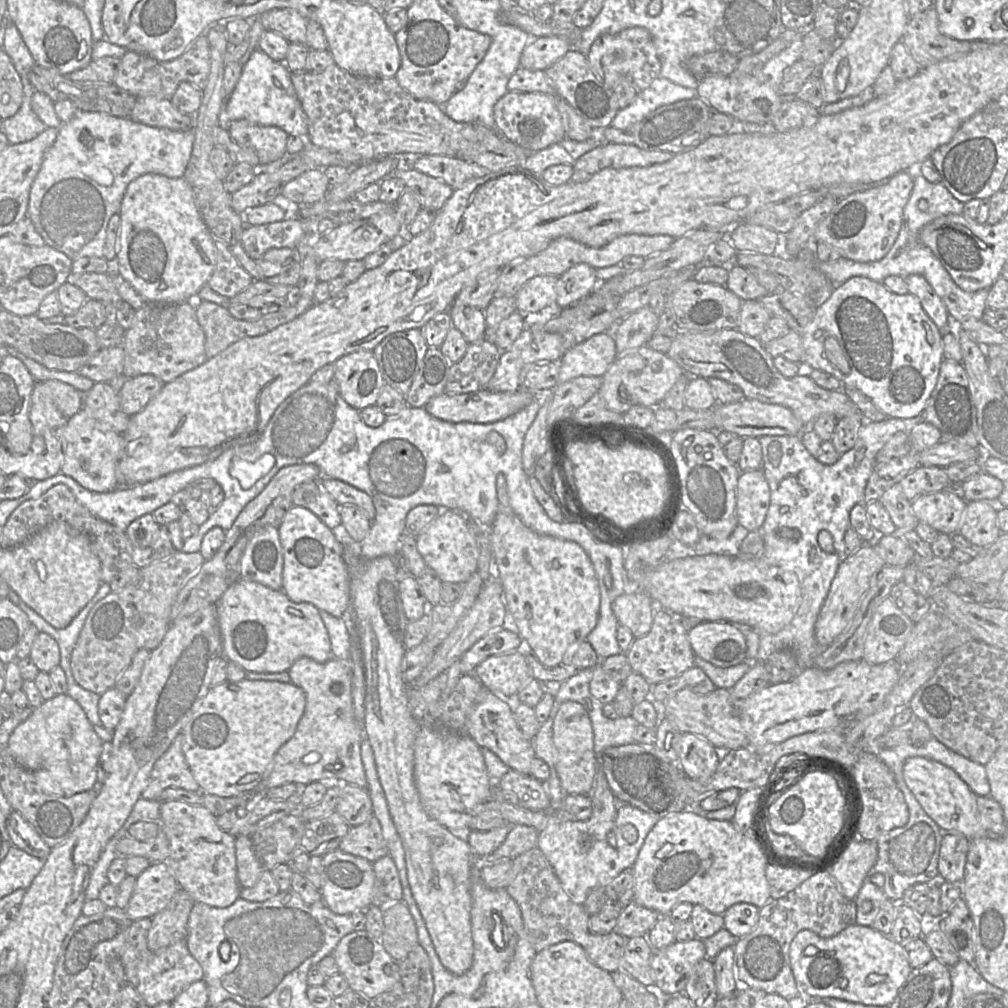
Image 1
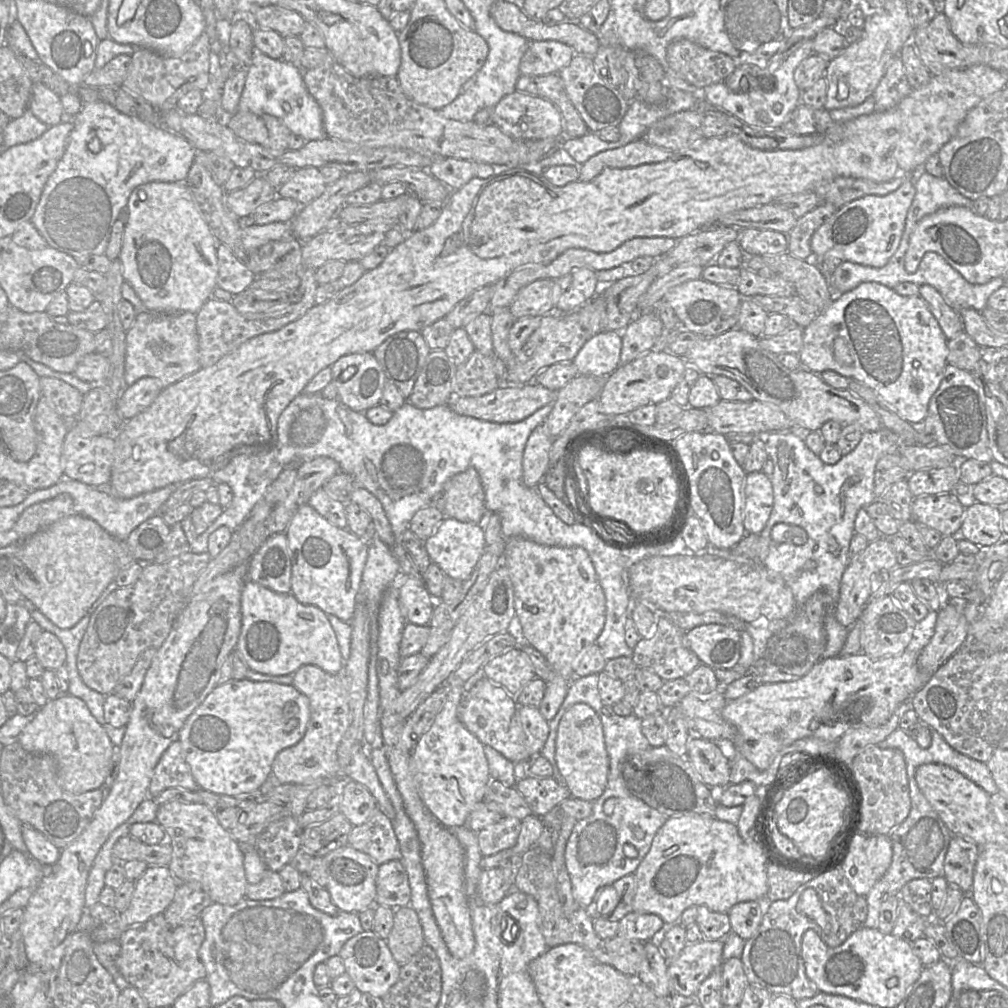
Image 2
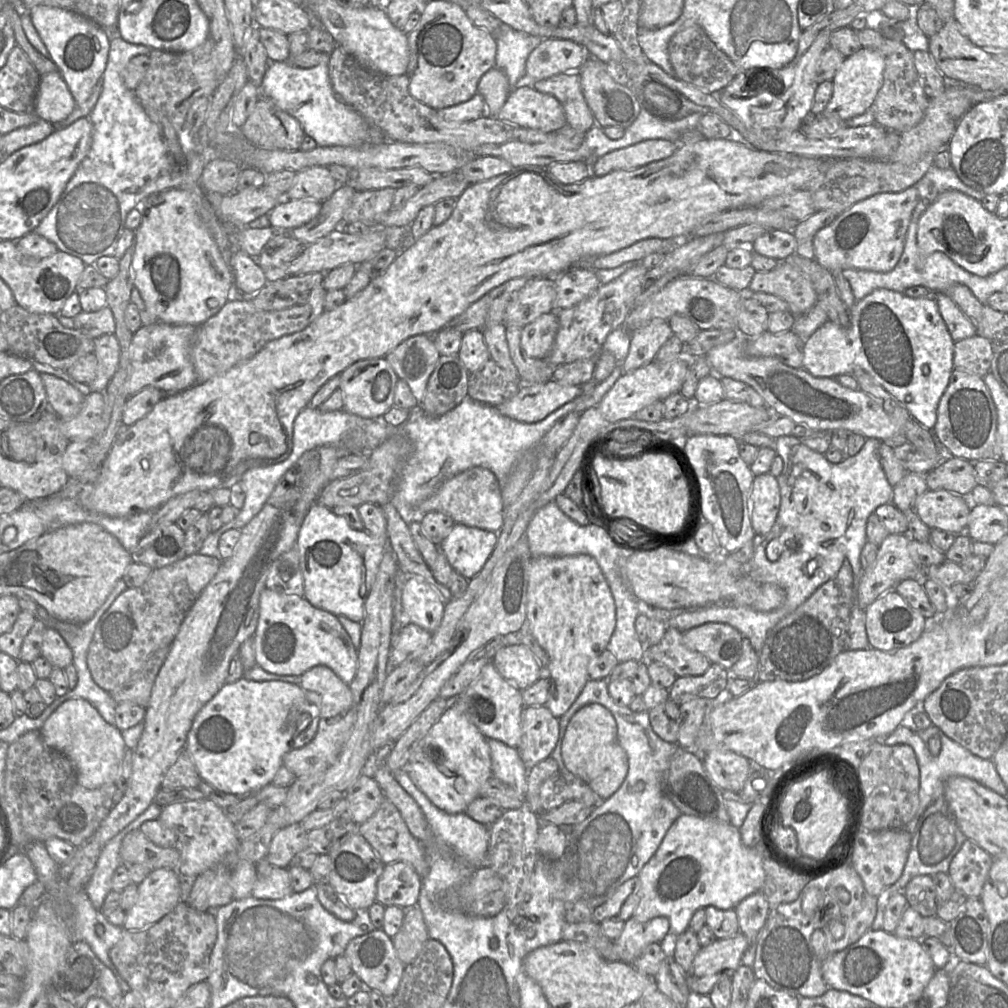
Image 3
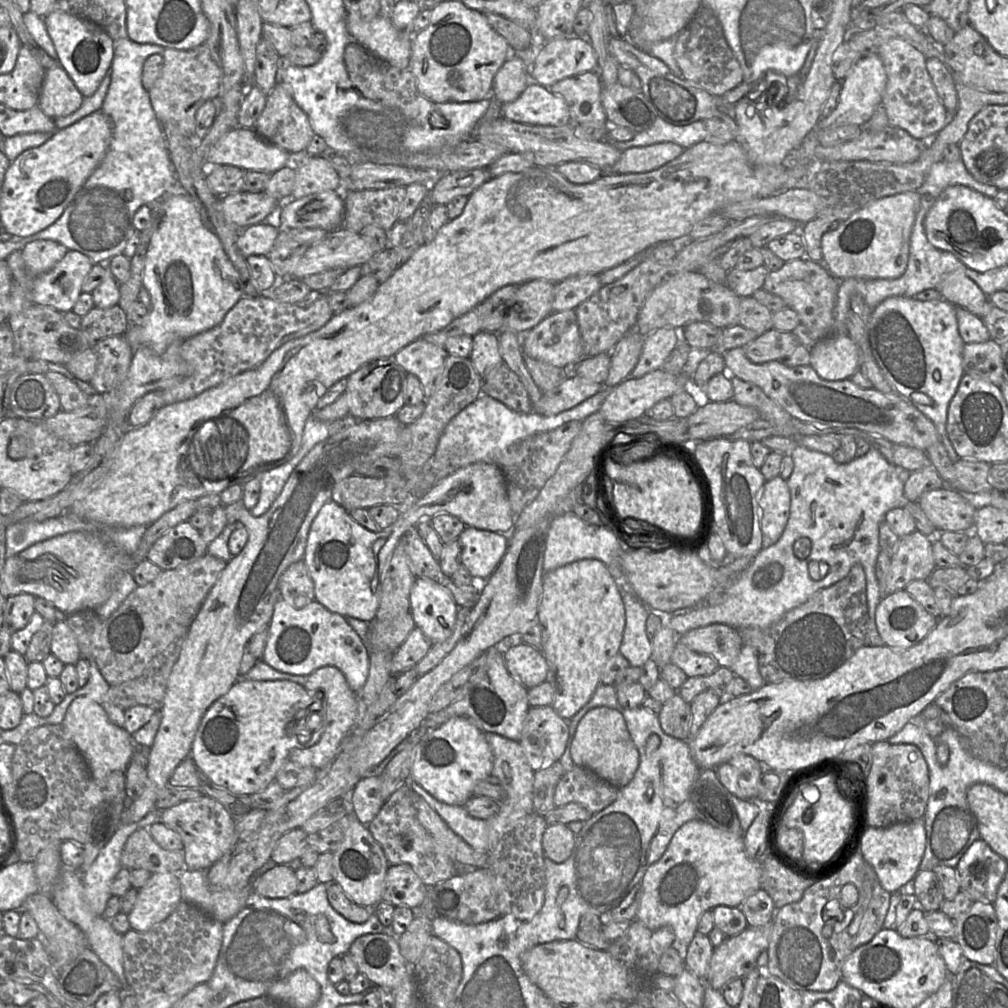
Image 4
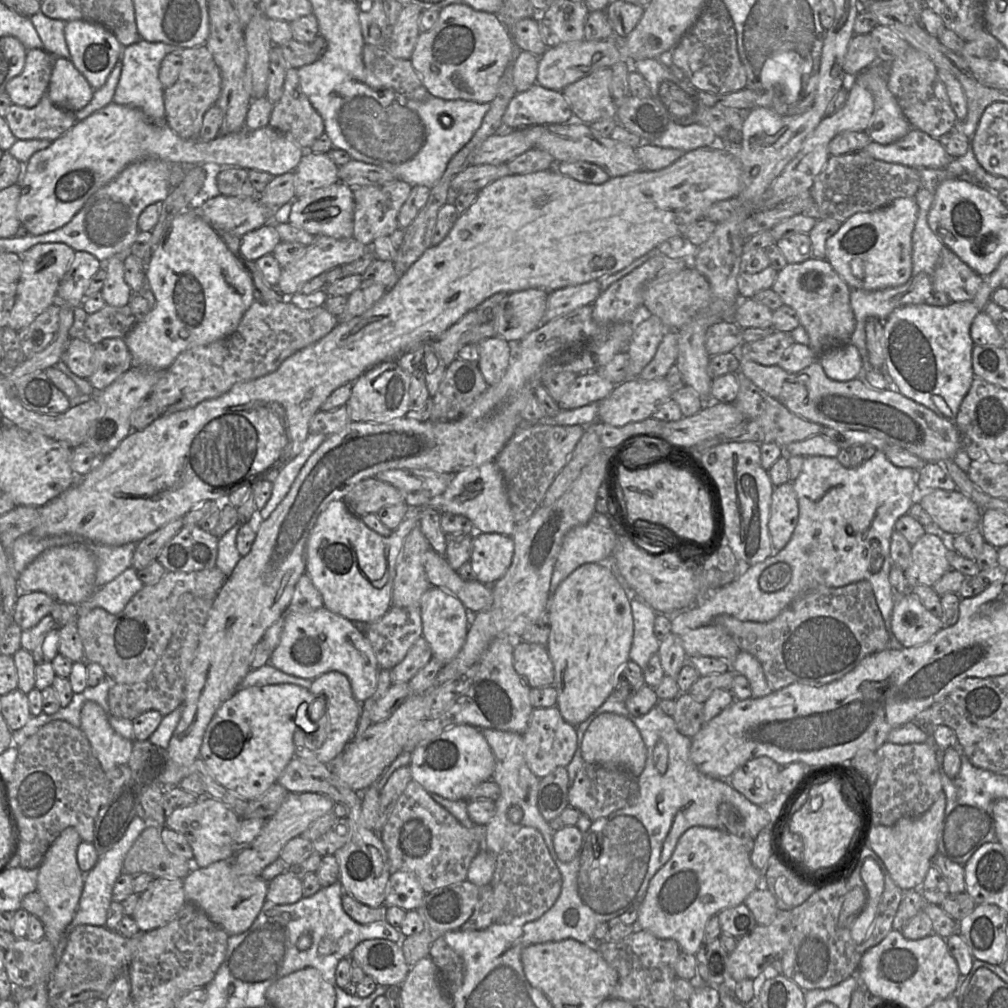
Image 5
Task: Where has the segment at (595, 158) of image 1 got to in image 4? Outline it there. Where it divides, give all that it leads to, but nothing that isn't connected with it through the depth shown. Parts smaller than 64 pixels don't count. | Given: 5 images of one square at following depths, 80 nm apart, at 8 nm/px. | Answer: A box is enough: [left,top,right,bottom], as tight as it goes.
[611,142,683,174]

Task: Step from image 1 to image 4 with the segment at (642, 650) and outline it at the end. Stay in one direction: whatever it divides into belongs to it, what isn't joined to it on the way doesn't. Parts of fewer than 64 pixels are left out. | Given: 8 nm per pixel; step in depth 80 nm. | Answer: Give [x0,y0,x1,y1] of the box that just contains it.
[670,640,720,677]

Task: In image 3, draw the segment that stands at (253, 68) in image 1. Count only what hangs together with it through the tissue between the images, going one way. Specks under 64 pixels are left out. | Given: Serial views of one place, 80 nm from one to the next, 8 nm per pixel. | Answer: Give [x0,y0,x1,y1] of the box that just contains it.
[258,60,388,146]

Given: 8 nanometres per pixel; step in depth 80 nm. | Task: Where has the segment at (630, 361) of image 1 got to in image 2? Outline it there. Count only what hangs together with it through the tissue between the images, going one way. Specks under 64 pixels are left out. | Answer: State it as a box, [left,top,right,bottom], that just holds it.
[598,350,687,418]

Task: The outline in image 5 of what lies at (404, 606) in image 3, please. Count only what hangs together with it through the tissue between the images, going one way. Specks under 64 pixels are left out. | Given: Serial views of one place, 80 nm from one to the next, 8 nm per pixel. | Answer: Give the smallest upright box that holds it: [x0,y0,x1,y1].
[420,586,469,664]

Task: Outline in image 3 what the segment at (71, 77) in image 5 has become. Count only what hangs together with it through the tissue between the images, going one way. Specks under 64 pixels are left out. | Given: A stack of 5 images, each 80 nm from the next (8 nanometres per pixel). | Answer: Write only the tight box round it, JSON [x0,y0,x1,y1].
[33,71,75,123]

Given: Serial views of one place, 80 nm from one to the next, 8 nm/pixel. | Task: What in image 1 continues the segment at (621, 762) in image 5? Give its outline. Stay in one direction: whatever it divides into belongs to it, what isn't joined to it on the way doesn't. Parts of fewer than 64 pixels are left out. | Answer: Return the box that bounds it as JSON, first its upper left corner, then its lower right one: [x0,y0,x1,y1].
[553,701,599,795]

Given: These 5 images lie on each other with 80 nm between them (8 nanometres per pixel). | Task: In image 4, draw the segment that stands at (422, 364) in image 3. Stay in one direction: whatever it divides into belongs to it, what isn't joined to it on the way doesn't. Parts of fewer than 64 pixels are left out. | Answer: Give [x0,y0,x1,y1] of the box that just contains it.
[392,338,448,399]

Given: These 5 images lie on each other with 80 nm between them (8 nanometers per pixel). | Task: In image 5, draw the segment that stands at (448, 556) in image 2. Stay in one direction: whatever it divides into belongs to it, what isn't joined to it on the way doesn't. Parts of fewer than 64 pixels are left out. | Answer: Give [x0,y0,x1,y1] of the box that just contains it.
[469,532,514,585]

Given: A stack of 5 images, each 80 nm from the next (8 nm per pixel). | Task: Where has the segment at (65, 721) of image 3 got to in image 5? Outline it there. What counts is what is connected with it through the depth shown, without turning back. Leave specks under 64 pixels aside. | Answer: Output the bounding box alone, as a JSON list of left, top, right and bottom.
[79,701,133,771]

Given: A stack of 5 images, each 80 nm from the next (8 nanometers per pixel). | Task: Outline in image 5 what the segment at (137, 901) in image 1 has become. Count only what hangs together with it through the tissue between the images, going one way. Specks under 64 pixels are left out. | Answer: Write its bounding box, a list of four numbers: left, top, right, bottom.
[132,878,187,932]

